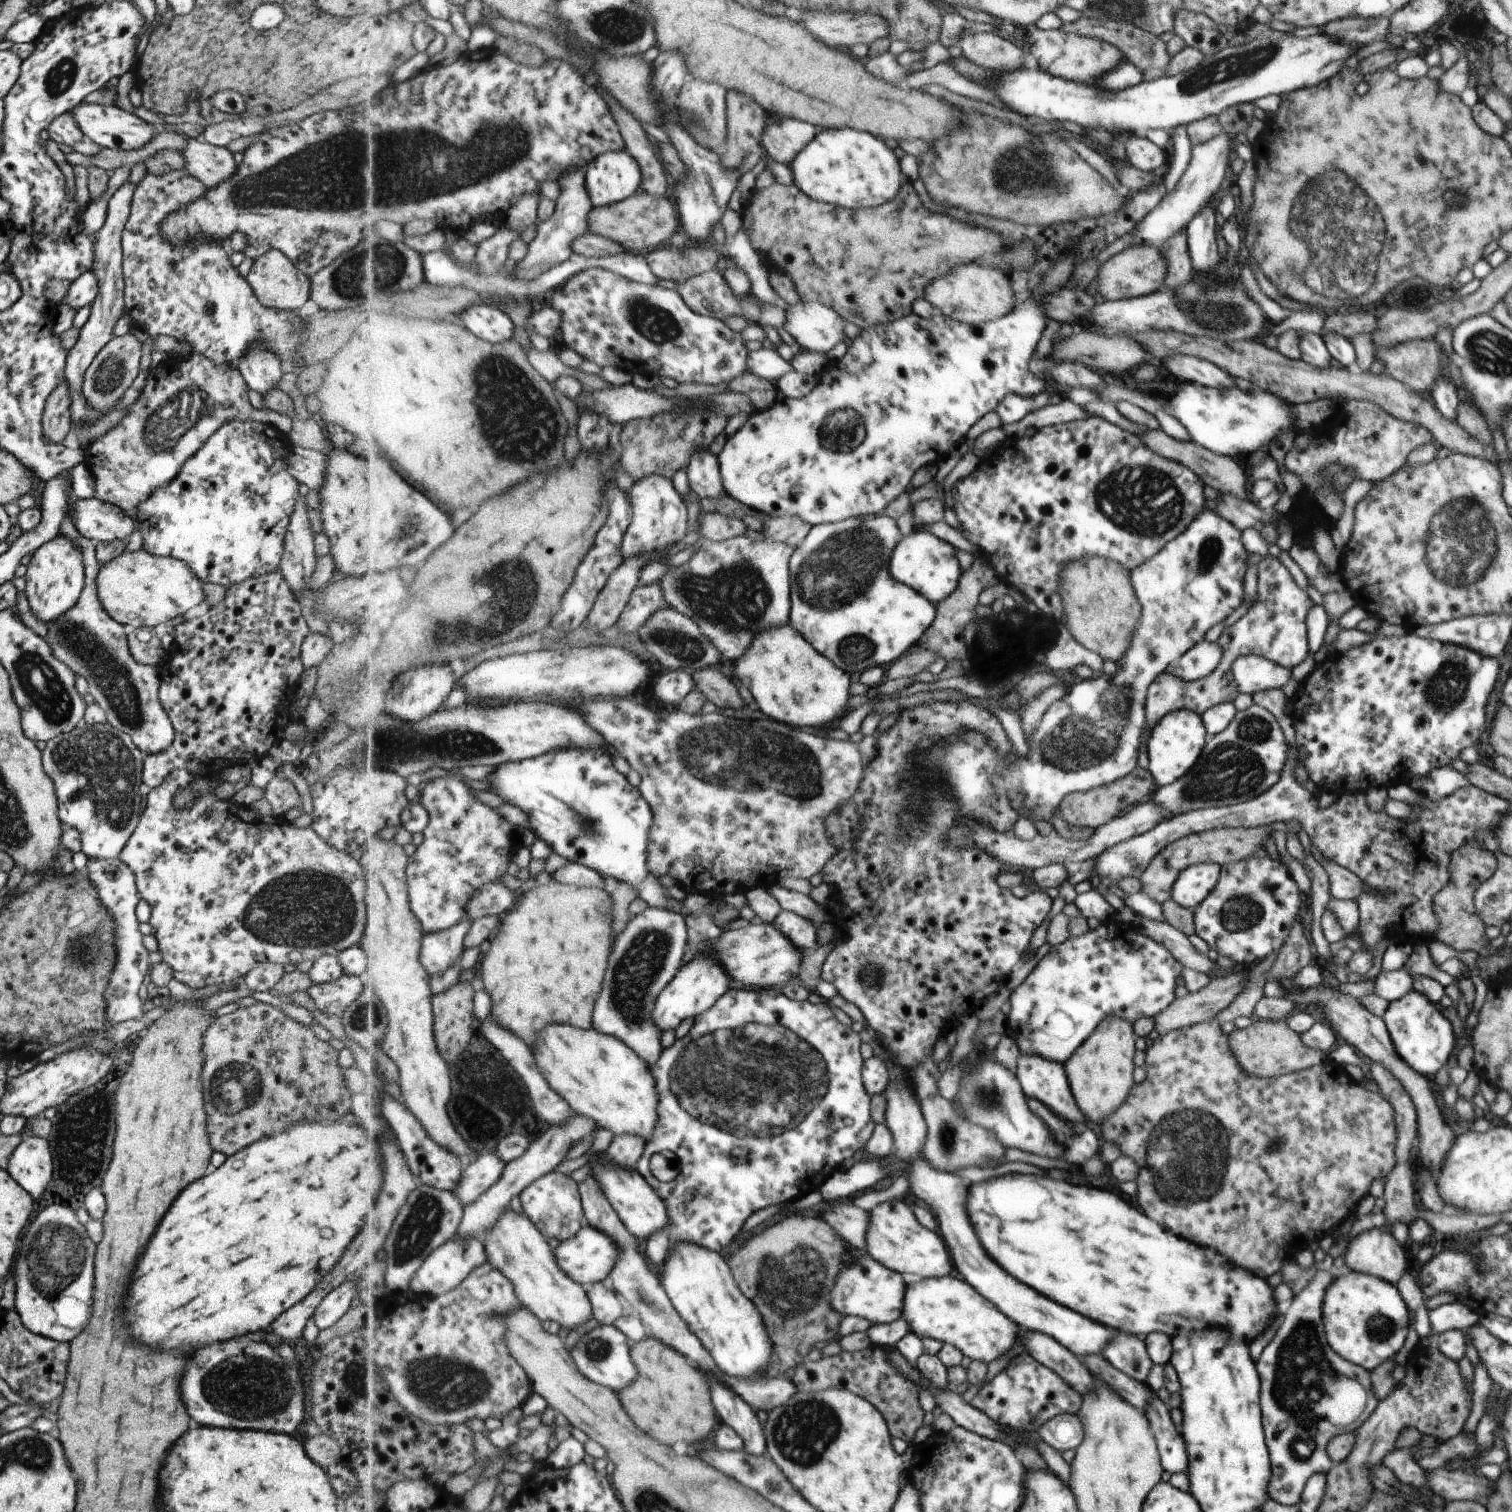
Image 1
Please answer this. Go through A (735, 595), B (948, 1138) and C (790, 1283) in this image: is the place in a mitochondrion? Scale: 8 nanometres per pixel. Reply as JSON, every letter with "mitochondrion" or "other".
{"A":"mitochondrion","B":"mitochondrion","C":"mitochondrion"}

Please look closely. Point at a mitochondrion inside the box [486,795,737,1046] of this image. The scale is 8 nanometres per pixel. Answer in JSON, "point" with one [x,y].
{"point":[641,966]}

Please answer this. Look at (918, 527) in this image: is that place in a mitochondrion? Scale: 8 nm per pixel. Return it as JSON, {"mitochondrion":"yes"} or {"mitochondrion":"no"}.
{"mitochondrion":"no"}

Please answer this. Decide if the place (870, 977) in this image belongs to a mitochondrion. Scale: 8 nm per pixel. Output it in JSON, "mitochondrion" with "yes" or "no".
{"mitochondrion":"yes"}

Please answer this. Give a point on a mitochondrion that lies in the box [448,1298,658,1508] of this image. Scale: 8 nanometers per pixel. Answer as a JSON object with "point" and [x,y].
{"point":[595,1349]}

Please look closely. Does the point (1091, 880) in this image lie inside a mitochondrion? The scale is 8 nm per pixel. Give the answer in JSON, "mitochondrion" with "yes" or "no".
{"mitochondrion":"no"}

